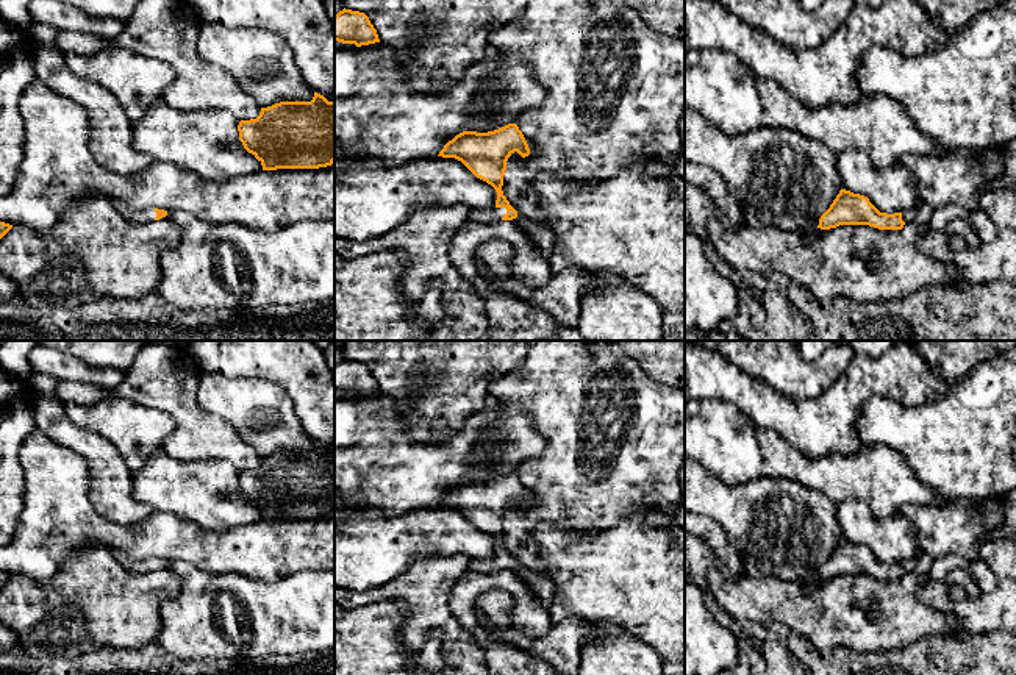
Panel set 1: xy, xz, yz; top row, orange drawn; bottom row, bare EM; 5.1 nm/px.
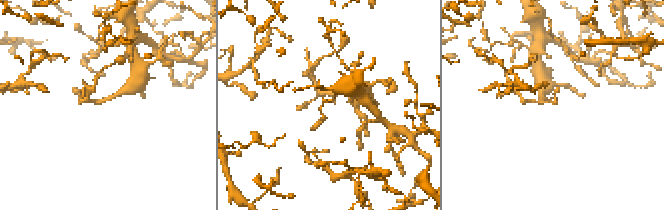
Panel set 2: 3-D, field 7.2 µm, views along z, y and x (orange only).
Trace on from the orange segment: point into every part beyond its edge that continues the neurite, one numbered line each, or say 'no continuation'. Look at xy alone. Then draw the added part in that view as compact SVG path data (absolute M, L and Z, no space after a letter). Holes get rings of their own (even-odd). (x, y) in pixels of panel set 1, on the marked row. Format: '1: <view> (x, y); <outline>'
1: xy (124, 210); M113 202L113 206L122 217L133 223L147 223L156 217L155 209L136 211L122 202Z

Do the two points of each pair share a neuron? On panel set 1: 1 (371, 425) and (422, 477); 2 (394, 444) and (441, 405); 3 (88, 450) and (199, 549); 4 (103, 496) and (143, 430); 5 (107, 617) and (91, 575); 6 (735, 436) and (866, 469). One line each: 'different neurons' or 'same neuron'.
1: same neuron
2: different neurons
3: different neurons
4: different neurons
5: same neuron
6: same neuron

